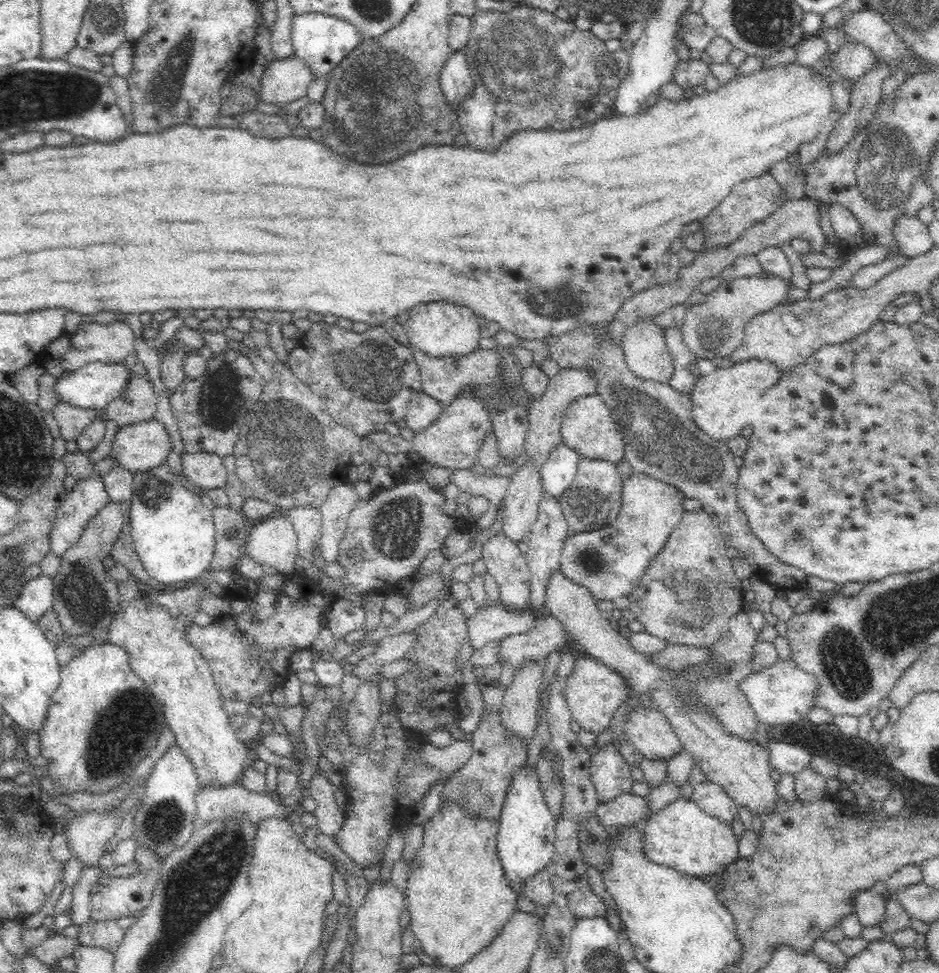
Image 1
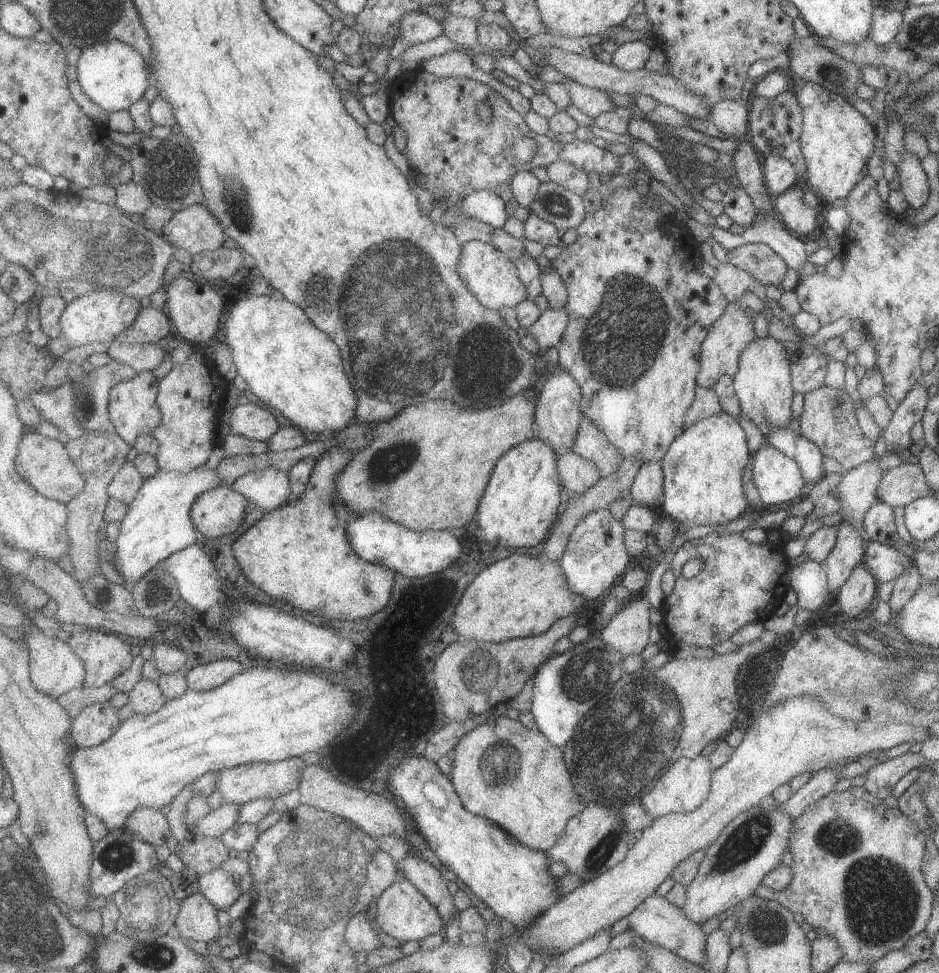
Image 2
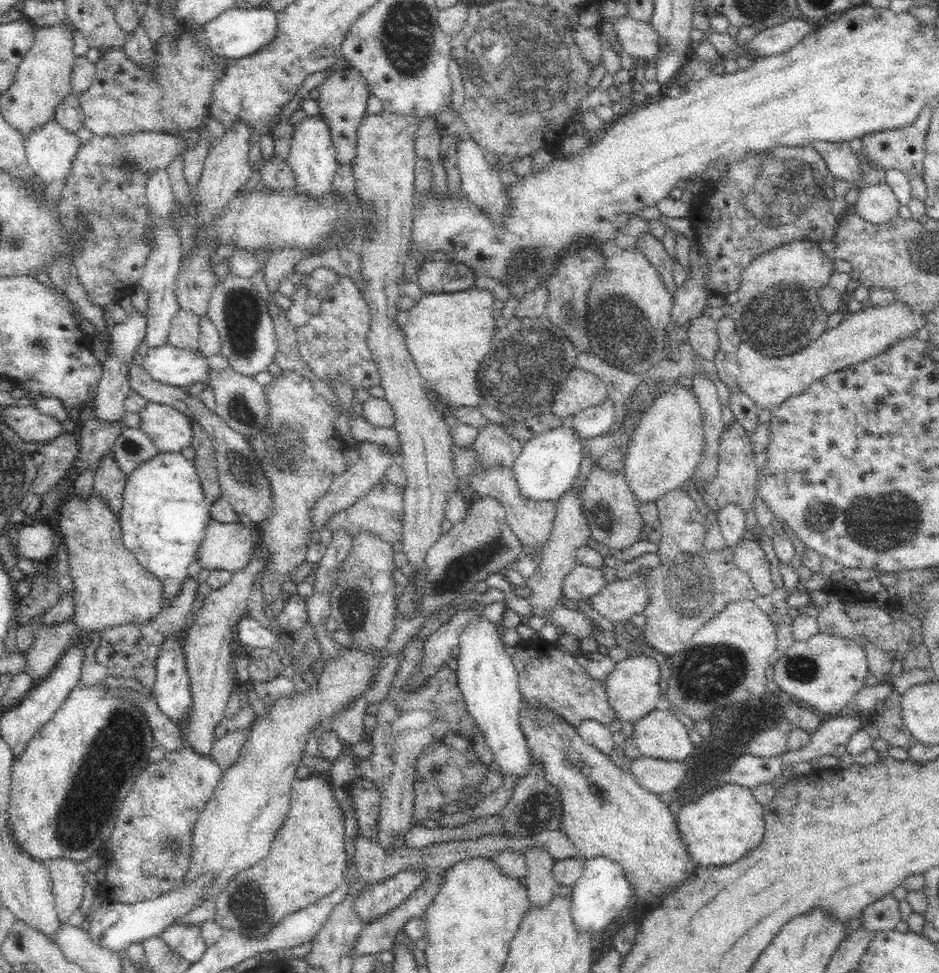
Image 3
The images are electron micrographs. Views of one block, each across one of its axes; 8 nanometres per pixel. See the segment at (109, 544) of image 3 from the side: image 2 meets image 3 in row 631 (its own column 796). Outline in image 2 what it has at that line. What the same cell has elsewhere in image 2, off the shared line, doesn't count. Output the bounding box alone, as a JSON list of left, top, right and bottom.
[792,81,875,206]

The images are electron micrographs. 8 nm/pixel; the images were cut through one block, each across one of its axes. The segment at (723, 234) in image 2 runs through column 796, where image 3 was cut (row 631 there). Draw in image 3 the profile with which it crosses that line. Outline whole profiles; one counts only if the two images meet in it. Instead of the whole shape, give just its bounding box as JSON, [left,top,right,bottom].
[236,615,288,660]

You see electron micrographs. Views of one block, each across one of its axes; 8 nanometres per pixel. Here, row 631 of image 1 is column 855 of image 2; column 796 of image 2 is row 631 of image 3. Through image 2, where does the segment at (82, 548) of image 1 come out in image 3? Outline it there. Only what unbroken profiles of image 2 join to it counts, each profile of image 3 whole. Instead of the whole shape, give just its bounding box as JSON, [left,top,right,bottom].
[24,620,80,683]

